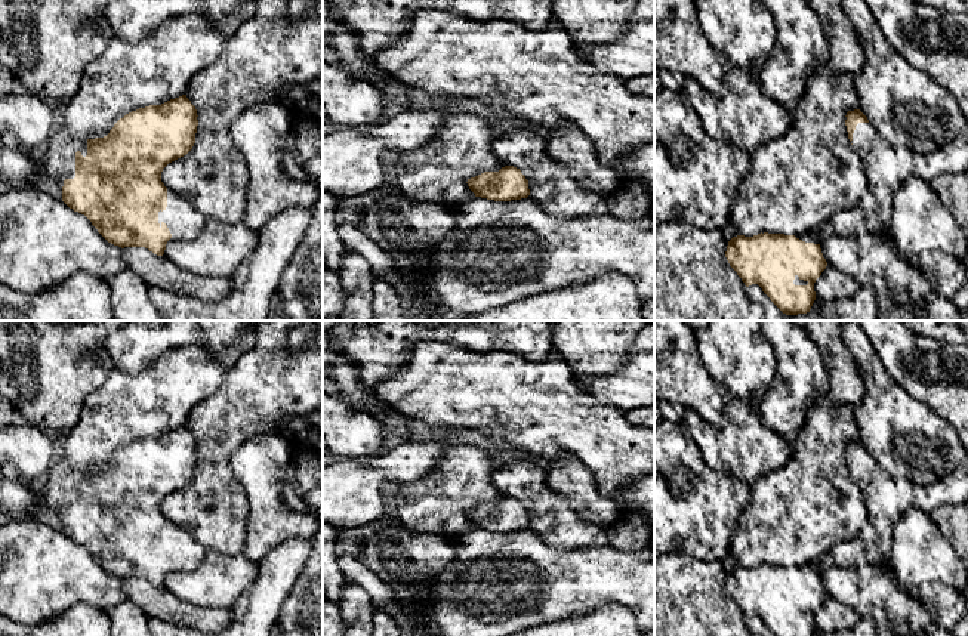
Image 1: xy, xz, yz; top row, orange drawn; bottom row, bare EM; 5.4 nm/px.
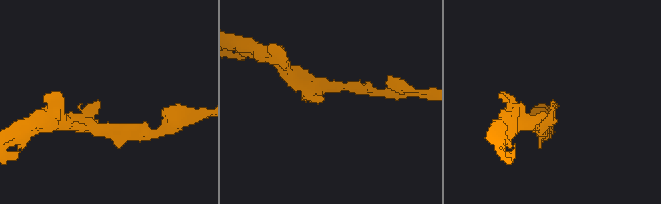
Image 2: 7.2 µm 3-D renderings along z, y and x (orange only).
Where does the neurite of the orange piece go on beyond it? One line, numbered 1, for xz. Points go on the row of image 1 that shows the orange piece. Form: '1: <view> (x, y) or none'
1: none

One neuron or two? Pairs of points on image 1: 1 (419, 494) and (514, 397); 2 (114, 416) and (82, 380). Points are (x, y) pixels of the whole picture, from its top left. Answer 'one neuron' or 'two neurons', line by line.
1: two neurons
2: two neurons

